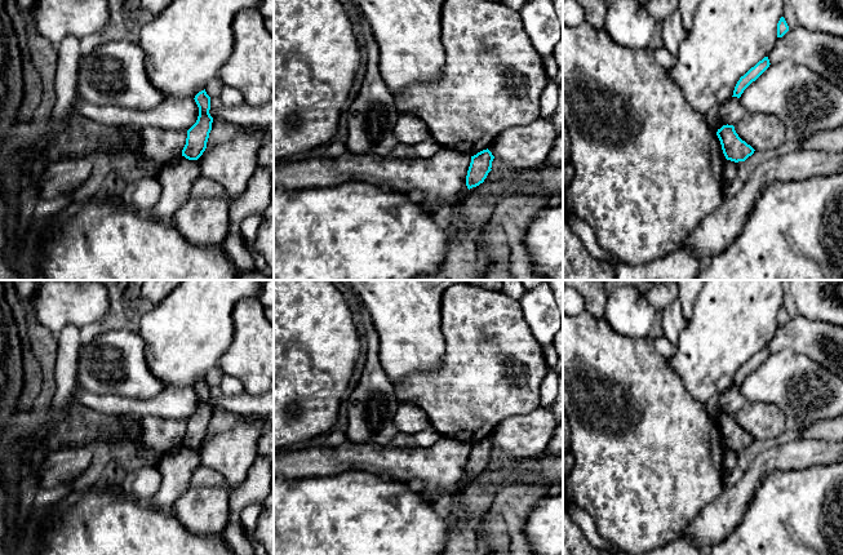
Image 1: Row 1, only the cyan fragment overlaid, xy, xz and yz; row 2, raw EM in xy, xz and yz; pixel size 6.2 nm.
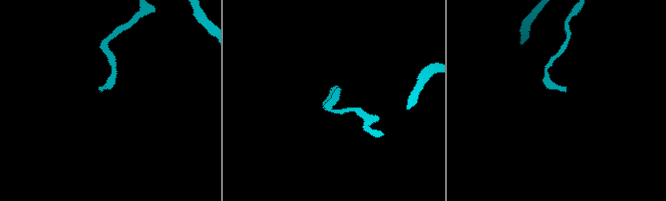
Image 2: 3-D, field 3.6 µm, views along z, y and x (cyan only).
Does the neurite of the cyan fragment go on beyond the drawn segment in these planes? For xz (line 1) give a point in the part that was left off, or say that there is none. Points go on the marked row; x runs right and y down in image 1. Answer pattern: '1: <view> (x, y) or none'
1: none

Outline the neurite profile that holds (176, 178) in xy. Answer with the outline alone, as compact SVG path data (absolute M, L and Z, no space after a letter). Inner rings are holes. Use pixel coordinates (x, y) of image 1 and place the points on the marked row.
M185 156L163 165L157 174L161 196L150 214L157 219L173 221L176 212L191 197L191 186L199 176L198 160Z

